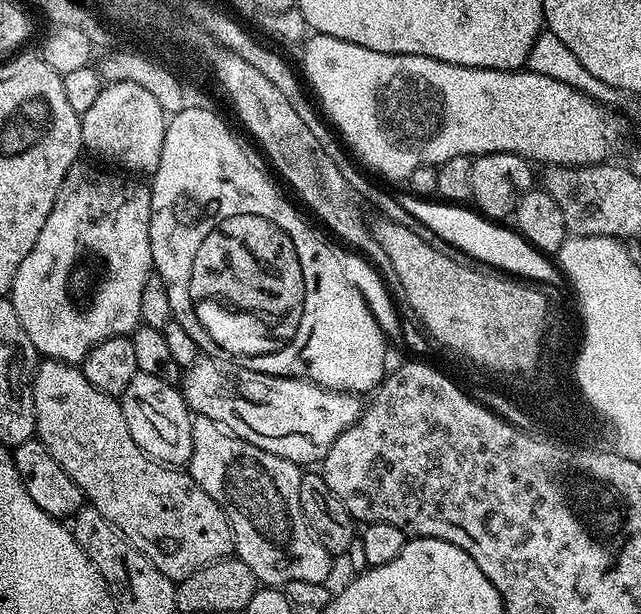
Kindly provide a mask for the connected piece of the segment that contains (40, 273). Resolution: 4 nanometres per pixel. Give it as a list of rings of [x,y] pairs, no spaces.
[[[84,163],[73,164],[66,174],[54,198],[50,218],[46,218],[46,226],[42,226],[42,234],[38,234],[38,242],[34,242],[30,254],[22,258],[18,274],[14,274],[10,293],[14,314],[18,314],[18,322],[22,322],[22,330],[26,330],[37,353],[75,365],[79,365],[98,342],[128,336],[135,331],[140,324],[142,286],[154,272],[150,250],[151,187],[116,170],[92,172],[91,166]]]

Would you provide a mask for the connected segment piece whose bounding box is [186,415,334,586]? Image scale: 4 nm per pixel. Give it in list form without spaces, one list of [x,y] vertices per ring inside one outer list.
[[[193,415],[192,453],[188,459],[186,471],[189,476],[194,478],[194,482],[198,482],[198,486],[202,486],[202,490],[206,490],[206,494],[210,494],[210,498],[214,498],[214,502],[218,502],[218,506],[222,506],[222,510],[226,514],[226,518],[232,527],[232,546],[235,555],[242,562],[246,562],[246,566],[250,566],[250,570],[254,570],[257,581],[259,581],[261,585],[283,586],[286,582],[314,582],[315,584],[323,584],[329,579],[327,576],[332,572],[334,557],[325,550],[322,546],[322,542],[316,540],[316,535],[308,528],[308,524],[304,521],[304,515],[302,514],[302,502],[298,498],[300,477],[302,475],[301,465],[292,464],[278,454],[270,454],[266,450],[262,450],[258,446],[254,446],[250,442],[238,438],[233,432],[228,431],[227,428],[223,428],[218,422],[214,422],[210,418]]]

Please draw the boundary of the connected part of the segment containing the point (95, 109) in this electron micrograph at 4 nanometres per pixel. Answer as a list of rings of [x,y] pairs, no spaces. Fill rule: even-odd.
[[[134,82],[105,83],[98,98],[94,98],[94,106],[90,106],[90,110],[83,112],[80,117],[84,148],[97,152],[117,169],[132,174],[155,174],[162,154],[165,129],[163,123],[156,124],[156,116],[158,109],[154,98],[147,90],[142,90],[142,86],[134,86]]]

